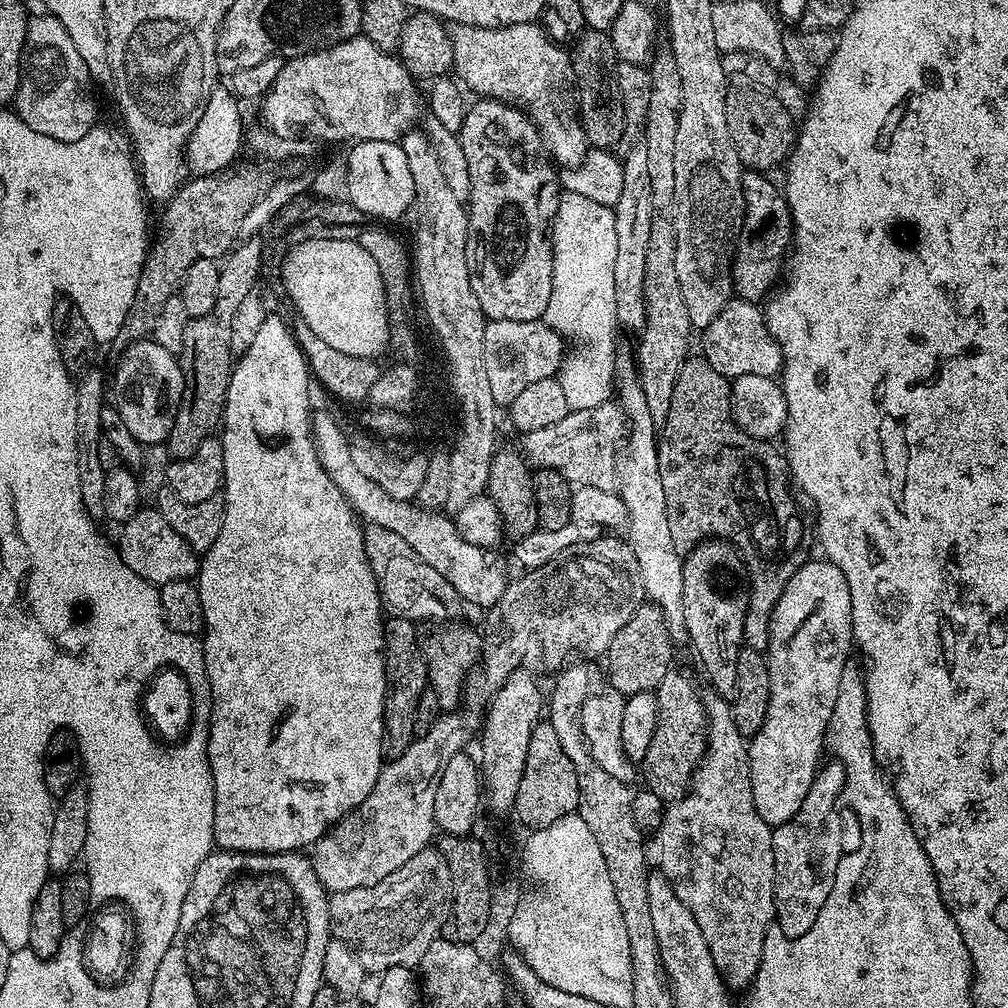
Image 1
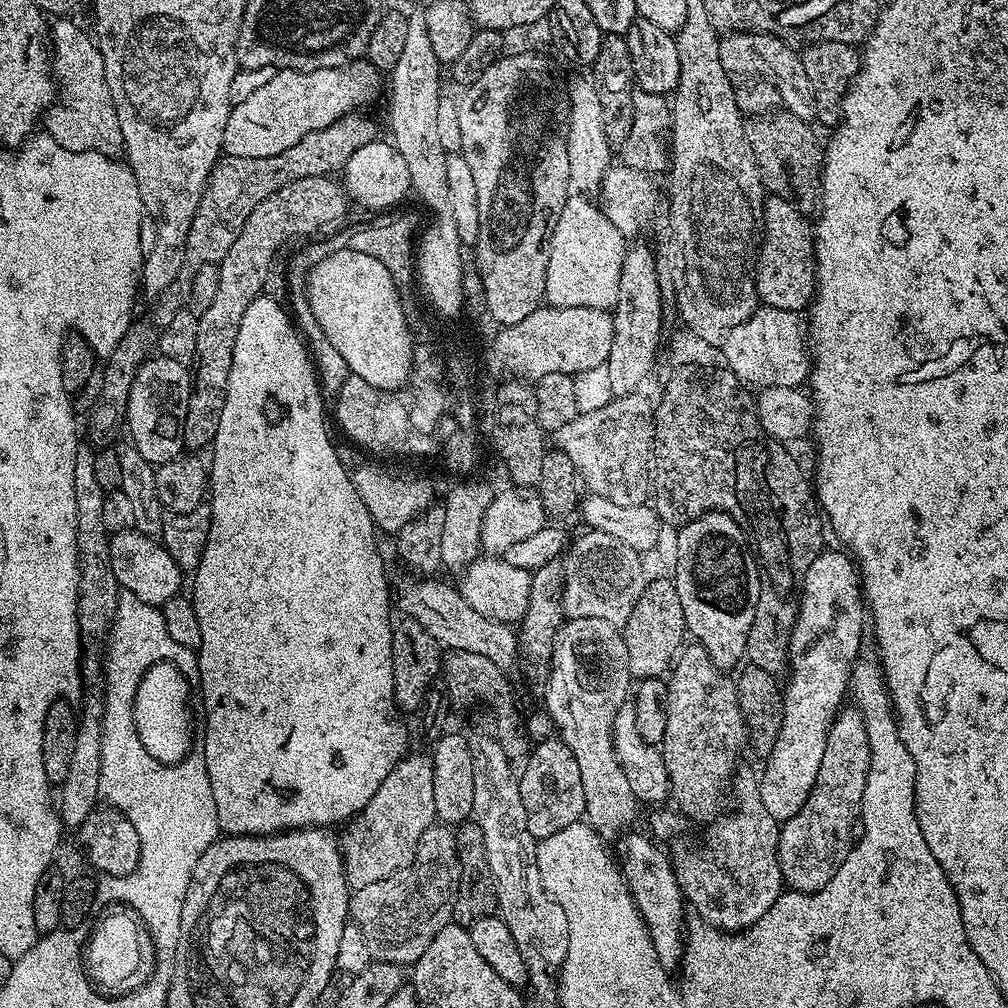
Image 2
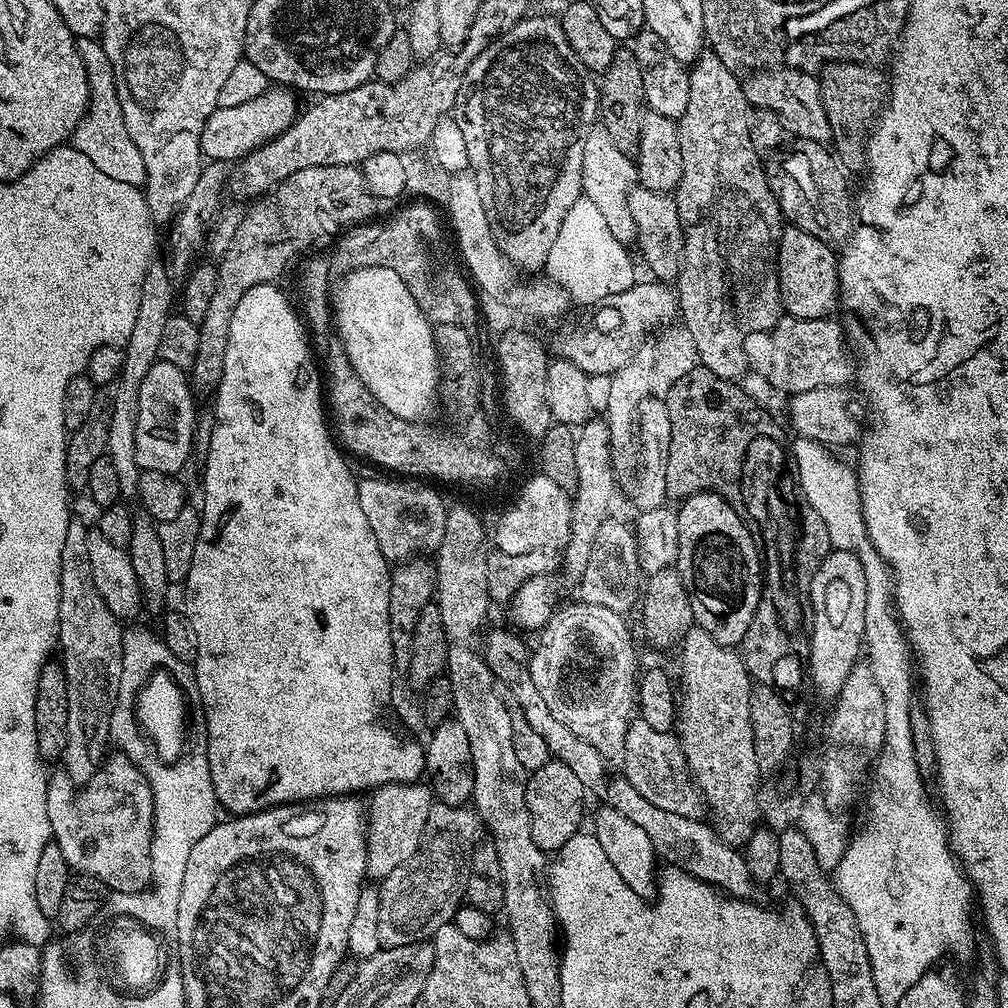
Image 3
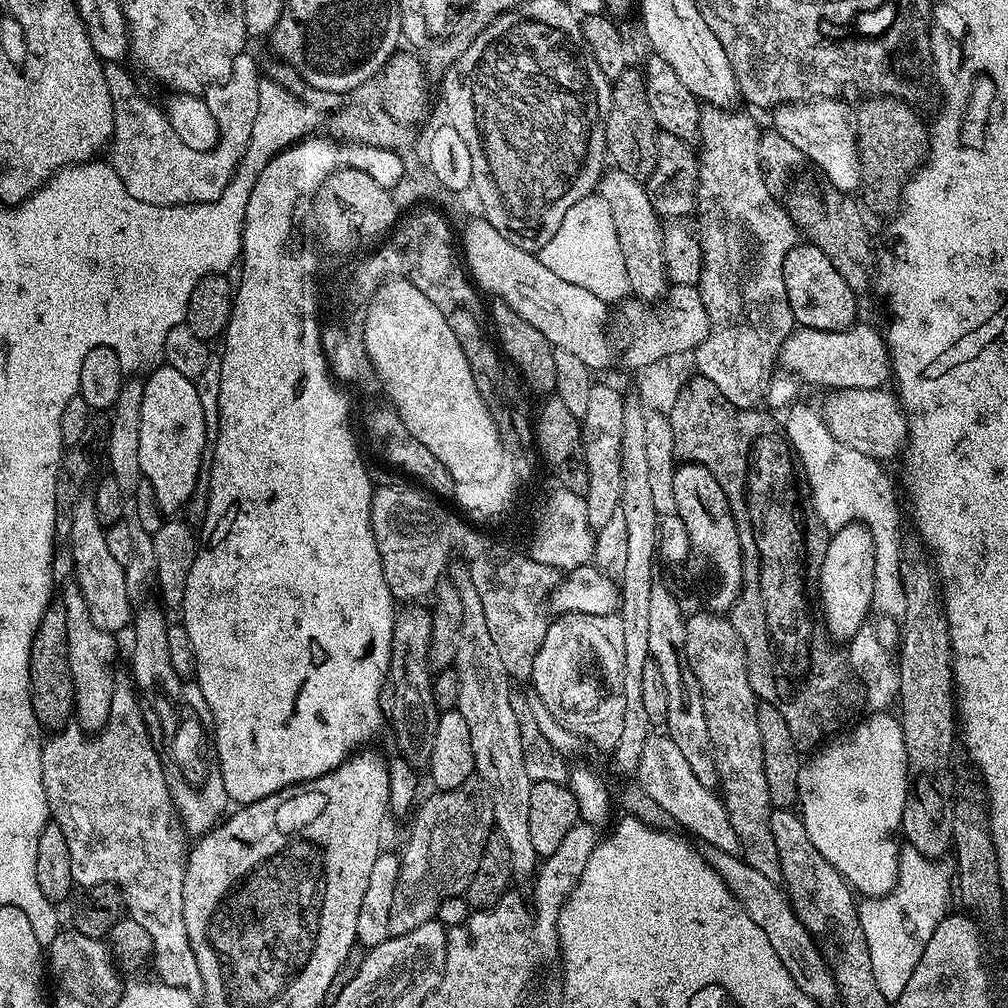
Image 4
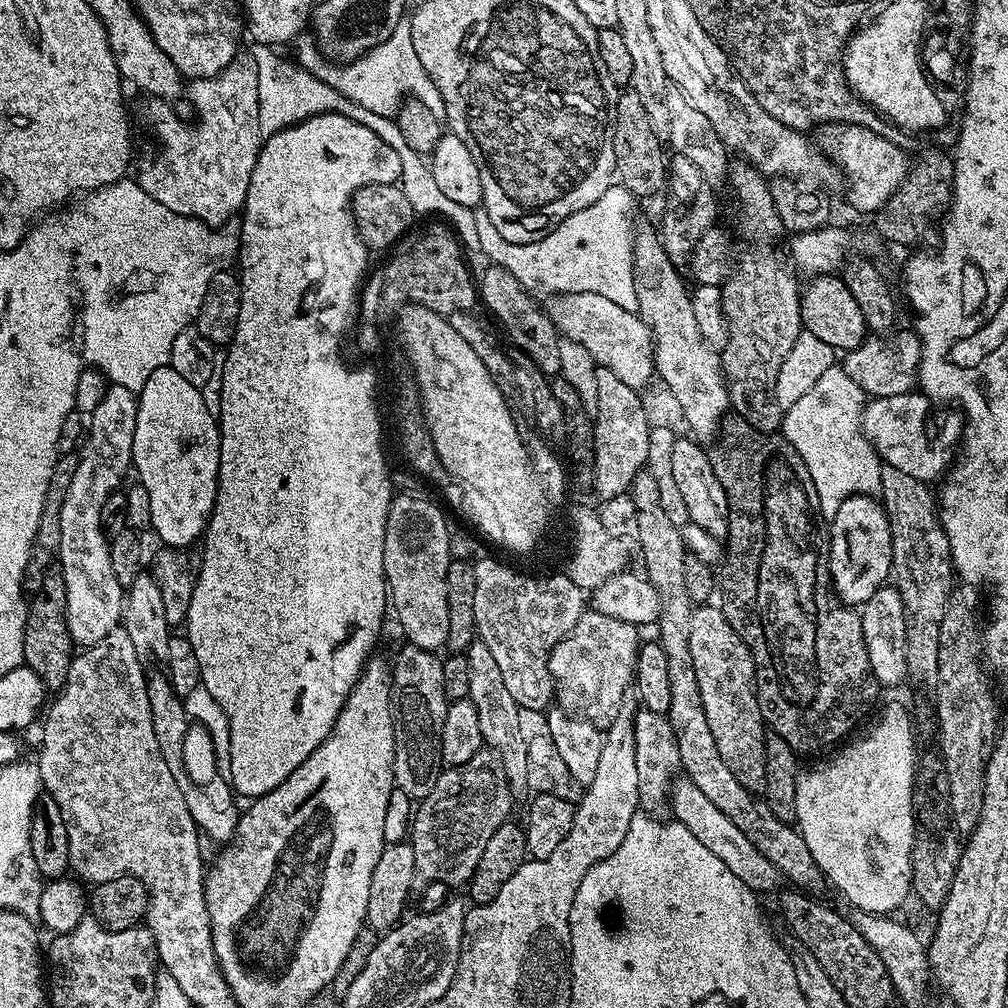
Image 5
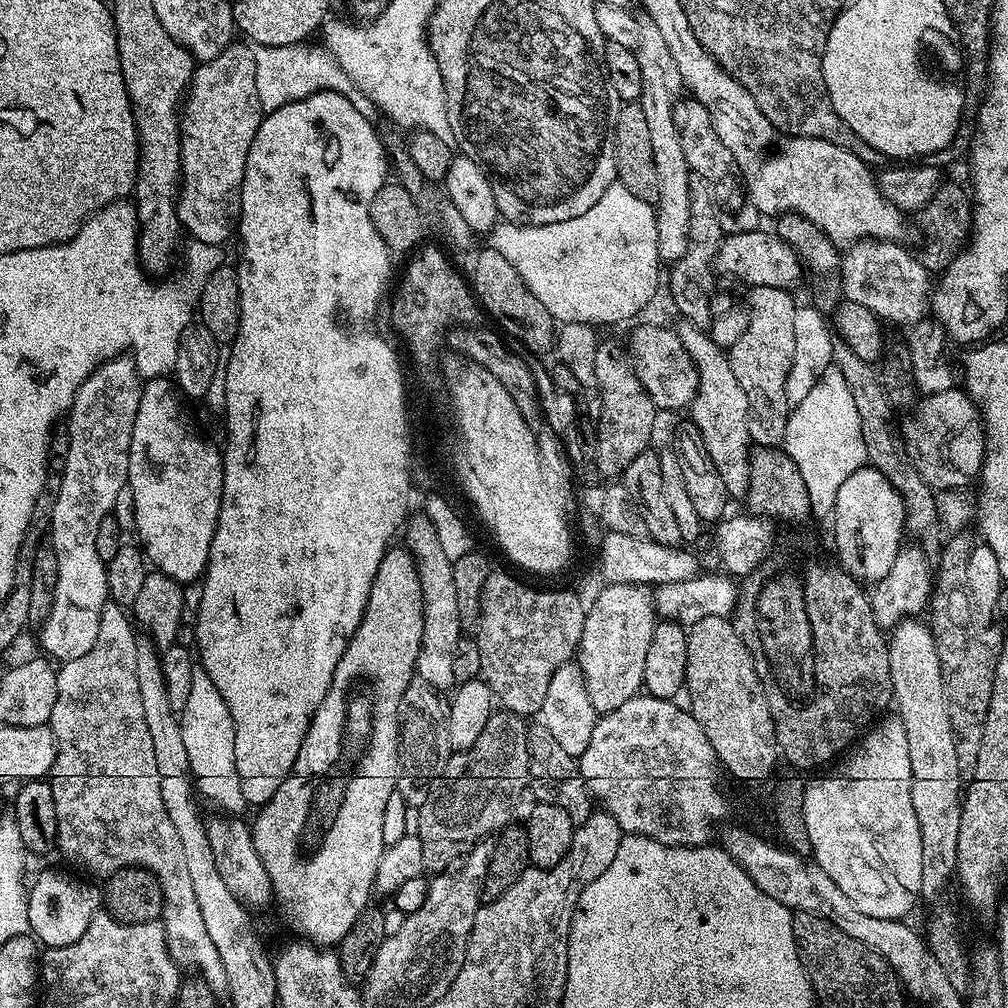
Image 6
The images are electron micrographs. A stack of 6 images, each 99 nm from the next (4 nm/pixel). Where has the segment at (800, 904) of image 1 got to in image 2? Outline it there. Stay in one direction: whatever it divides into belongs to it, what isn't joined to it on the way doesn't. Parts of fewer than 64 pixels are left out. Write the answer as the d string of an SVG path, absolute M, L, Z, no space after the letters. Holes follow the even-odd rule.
M841 707L830 726L830 734L826 734L826 750L822 753L810 798L806 798L802 810L798 810L794 818L783 821L780 826L778 862L785 885L791 891L801 894L820 892L826 882L834 878L838 866L842 866L854 840L852 823L855 825L858 820L869 760L866 726L859 708Z

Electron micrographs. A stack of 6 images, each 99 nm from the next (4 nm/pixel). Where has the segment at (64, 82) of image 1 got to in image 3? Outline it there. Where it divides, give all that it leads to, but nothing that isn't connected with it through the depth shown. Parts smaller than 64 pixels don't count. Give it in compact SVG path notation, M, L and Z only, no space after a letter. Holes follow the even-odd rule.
M96 38L77 39L76 45L88 71L88 85L92 94L88 102L88 113L81 118L72 132L71 147L83 154L92 165L98 166L102 174L107 174L118 182L143 185L146 166L142 162L142 154L138 154L138 146L134 146L134 138L130 138L126 130L126 122L122 118L122 106L114 82L114 66L110 66L110 58L106 58L104 45Z

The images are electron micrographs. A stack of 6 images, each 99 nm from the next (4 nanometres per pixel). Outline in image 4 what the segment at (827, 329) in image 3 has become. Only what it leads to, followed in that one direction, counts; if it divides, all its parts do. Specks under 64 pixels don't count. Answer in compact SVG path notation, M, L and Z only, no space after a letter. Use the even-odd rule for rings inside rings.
M857 322L846 330L814 330L797 327L782 342L778 364L783 371L796 377L797 381L817 384L827 390L853 388L870 390L885 387L893 375L890 349L885 337L880 336L868 324Z

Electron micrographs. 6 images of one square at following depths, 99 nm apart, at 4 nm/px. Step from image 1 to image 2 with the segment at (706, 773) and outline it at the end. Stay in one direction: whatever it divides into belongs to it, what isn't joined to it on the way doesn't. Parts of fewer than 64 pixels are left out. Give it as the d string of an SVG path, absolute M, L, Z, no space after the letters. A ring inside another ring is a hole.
M737 767L732 777L731 799L736 799L736 809L725 811L703 829L704 841L701 844L680 848L671 853L672 865L678 878L685 901L697 912L699 919L719 932L739 934L749 928L758 918L774 906L774 902L785 887L778 862L778 842L780 841L781 821L769 814L762 806L762 794L757 769Z

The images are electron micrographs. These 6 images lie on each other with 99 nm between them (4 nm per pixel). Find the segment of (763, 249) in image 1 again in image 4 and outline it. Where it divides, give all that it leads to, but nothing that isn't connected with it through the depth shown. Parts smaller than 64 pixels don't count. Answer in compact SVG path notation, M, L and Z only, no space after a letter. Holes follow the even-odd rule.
M807 242L796 243L790 254L786 254L784 281L792 318L799 327L837 332L857 323L857 293L852 292L850 286L846 286L842 274L834 270L834 262L830 262L830 258L826 258L826 254L818 250L818 246Z

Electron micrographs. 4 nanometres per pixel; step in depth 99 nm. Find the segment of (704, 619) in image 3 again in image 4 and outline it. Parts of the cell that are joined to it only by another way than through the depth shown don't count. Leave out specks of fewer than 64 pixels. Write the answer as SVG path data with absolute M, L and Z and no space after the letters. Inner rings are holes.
M681 463L674 474L674 506L676 515L686 522L686 534L690 534L690 565L704 587L704 600L708 603L705 605L717 614L731 613L744 588L744 551L718 478L714 478L706 466Z

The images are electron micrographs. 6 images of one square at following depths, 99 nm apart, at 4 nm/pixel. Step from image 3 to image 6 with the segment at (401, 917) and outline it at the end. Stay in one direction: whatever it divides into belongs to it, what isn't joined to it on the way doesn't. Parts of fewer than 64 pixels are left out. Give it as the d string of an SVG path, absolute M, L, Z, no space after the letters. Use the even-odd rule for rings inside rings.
M496 710L474 746L453 751L426 802L418 809L420 817L414 820L414 832L422 842L422 858L429 873L451 869L475 844L508 827L520 795L530 784L528 726L525 717Z

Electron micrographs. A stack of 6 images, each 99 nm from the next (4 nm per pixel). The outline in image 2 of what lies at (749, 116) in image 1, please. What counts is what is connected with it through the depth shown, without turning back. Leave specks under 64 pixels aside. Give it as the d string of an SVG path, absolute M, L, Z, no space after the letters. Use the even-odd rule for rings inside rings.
M781 110L771 116L757 116L749 119L744 125L744 133L748 139L748 149L754 158L754 166L764 183L765 193L782 198L786 202L796 205L801 210L815 205L820 191L820 170L824 166L824 148L822 140L816 137L813 125L807 120L796 117L787 110Z

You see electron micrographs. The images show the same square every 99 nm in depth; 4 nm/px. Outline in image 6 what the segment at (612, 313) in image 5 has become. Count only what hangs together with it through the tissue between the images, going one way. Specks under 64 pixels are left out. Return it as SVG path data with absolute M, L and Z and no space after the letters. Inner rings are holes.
M644 324L632 332L632 348L630 359L636 369L642 386L652 396L657 409L687 409L698 386L698 374L690 354L686 354L686 346L682 346L679 331L668 328L655 328L652 324Z

